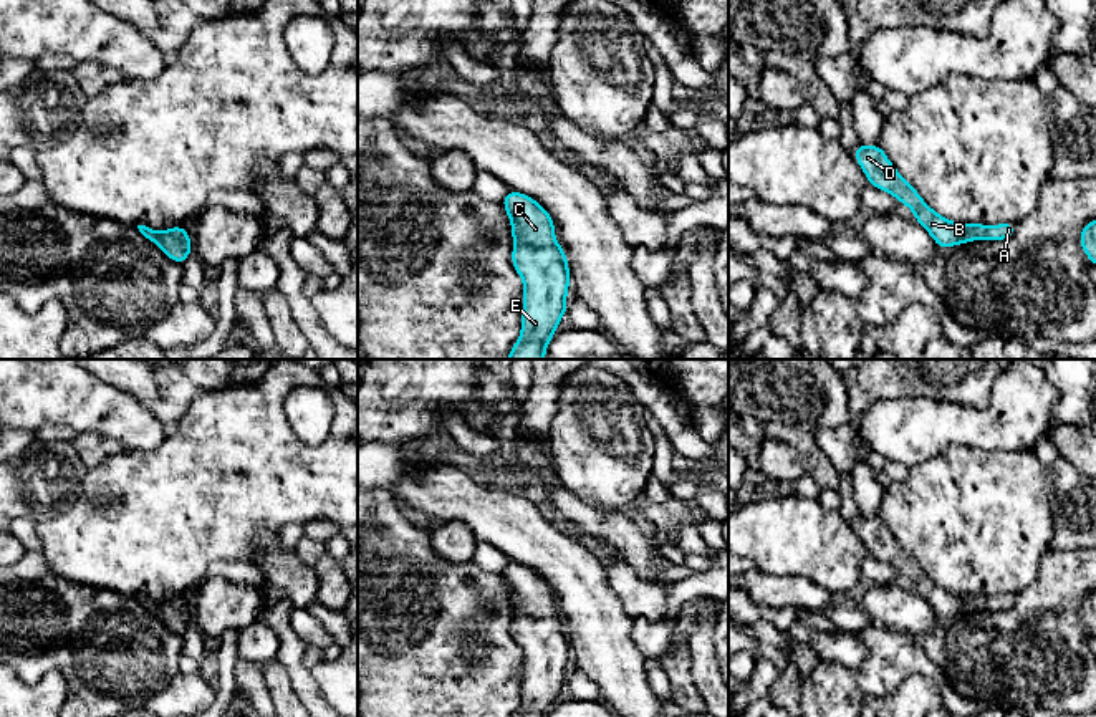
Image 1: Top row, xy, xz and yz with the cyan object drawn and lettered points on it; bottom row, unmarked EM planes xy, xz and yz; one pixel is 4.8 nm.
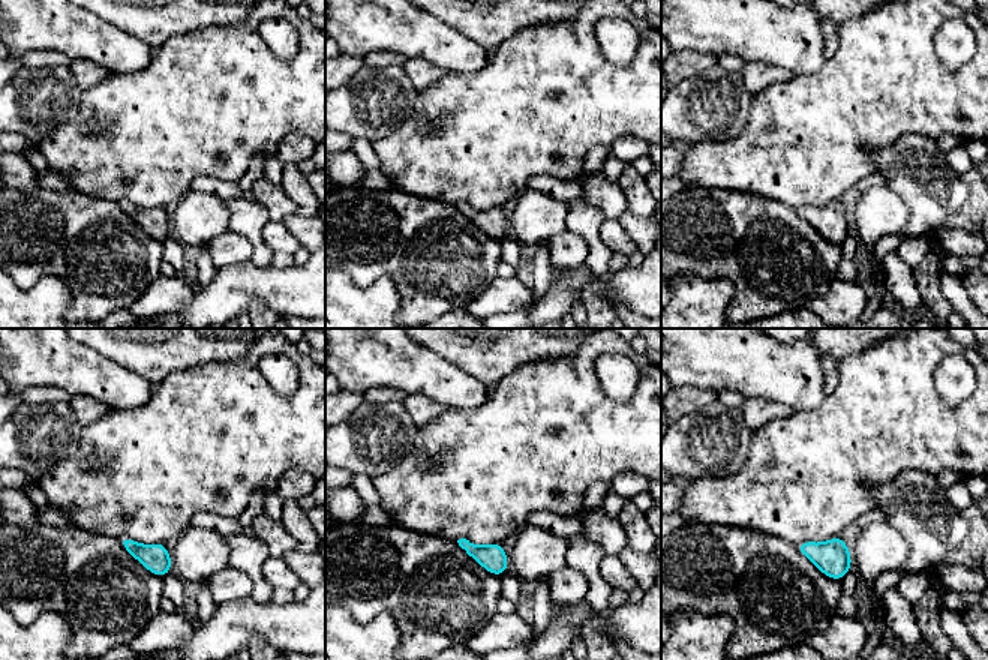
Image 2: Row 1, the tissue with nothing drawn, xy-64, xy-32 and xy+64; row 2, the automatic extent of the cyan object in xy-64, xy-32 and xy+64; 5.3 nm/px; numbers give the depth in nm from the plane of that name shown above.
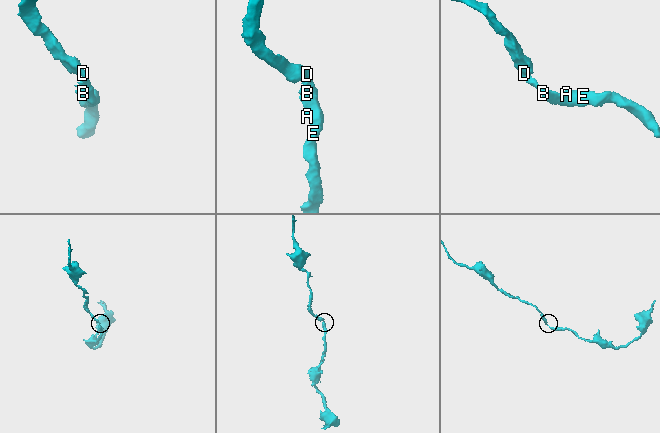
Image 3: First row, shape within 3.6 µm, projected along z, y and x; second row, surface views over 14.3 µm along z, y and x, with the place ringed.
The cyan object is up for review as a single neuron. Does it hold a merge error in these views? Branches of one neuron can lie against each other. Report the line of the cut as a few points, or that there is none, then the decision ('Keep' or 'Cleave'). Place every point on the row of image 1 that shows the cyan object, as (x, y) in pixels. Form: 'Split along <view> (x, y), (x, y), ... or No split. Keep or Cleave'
No split. Keep

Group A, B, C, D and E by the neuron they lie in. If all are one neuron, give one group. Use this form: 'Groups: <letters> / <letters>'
Groups: A B C D E

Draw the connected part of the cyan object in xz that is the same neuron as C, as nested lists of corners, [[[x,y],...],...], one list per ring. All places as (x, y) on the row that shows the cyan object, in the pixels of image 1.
[[[508,190],[503,197],[513,235],[512,263],[523,280],[525,301],[522,310],[522,334],[507,359],[545,359],[548,341],[566,315],[570,268],[565,248],[556,243],[553,217],[531,197]]]

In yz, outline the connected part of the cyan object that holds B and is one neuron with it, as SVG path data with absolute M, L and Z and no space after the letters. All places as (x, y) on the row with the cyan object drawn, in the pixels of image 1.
M879 144L854 147L853 154L864 171L868 182L892 194L901 204L914 212L914 219L932 235L939 248L955 247L959 243L980 238L1007 240L1012 238L1017 224L998 224L985 227L983 224L957 224L934 212L917 194L917 190L896 171Z

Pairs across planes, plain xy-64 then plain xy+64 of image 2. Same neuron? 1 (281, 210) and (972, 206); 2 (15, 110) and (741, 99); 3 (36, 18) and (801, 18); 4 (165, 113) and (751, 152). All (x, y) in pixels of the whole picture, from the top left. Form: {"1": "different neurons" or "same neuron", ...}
{"1": "different neurons", "2": "same neuron", "3": "same neuron", "4": "same neuron"}

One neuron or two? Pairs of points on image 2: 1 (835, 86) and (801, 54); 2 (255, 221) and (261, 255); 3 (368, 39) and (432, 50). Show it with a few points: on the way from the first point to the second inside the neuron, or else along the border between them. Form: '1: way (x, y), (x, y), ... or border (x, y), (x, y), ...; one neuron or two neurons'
1: border (828, 60), (814, 72), (795, 75); two neurons
2: way (255, 230), (255, 239), (260, 246); one neuron
3: way (384, 39), (416, 39); one neuron

